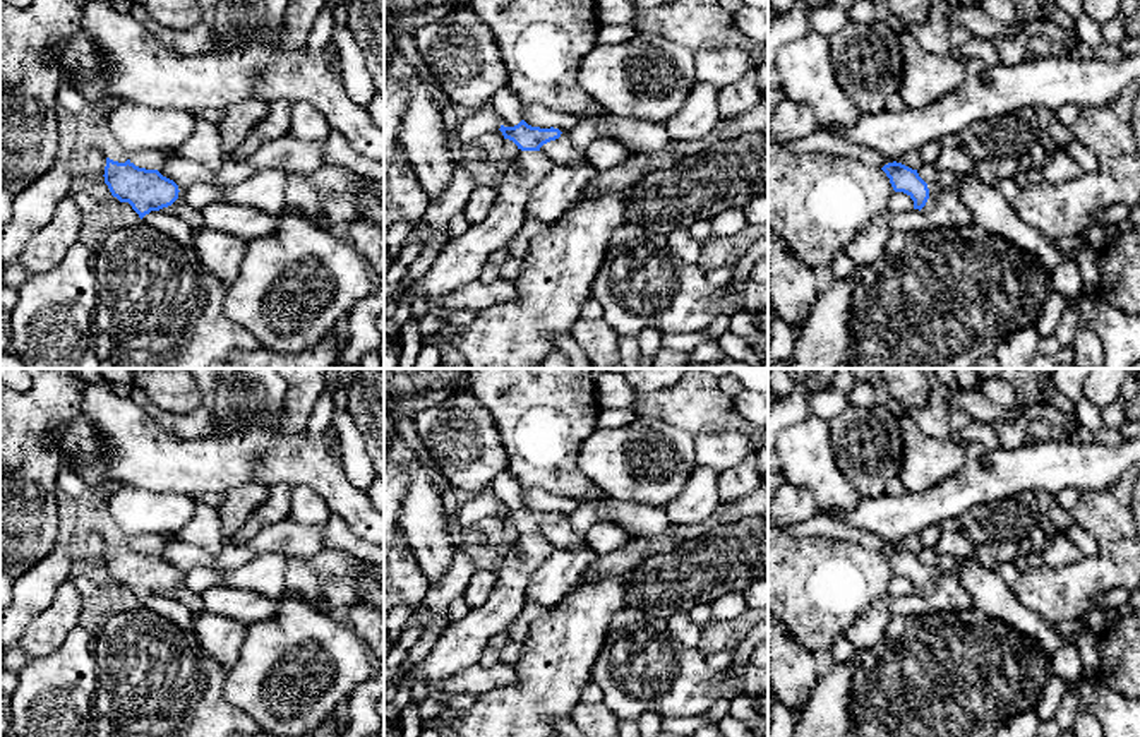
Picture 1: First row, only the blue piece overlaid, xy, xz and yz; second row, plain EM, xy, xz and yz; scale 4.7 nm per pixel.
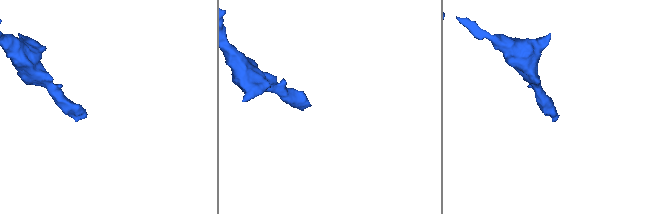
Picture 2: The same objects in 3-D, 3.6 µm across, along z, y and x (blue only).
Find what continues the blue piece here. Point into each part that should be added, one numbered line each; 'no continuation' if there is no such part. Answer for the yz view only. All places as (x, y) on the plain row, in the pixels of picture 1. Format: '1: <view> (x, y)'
1: yz (935, 573)

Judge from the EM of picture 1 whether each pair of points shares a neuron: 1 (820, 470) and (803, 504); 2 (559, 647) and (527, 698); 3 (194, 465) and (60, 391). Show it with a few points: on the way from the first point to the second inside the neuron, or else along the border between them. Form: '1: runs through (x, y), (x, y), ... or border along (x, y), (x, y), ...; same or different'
1: border along (786, 480), (803, 487), (811, 496), (818, 511); different
2: runs through (558, 659), (551, 674), (539, 686); same
3: border along (86, 386), (79, 412); different

